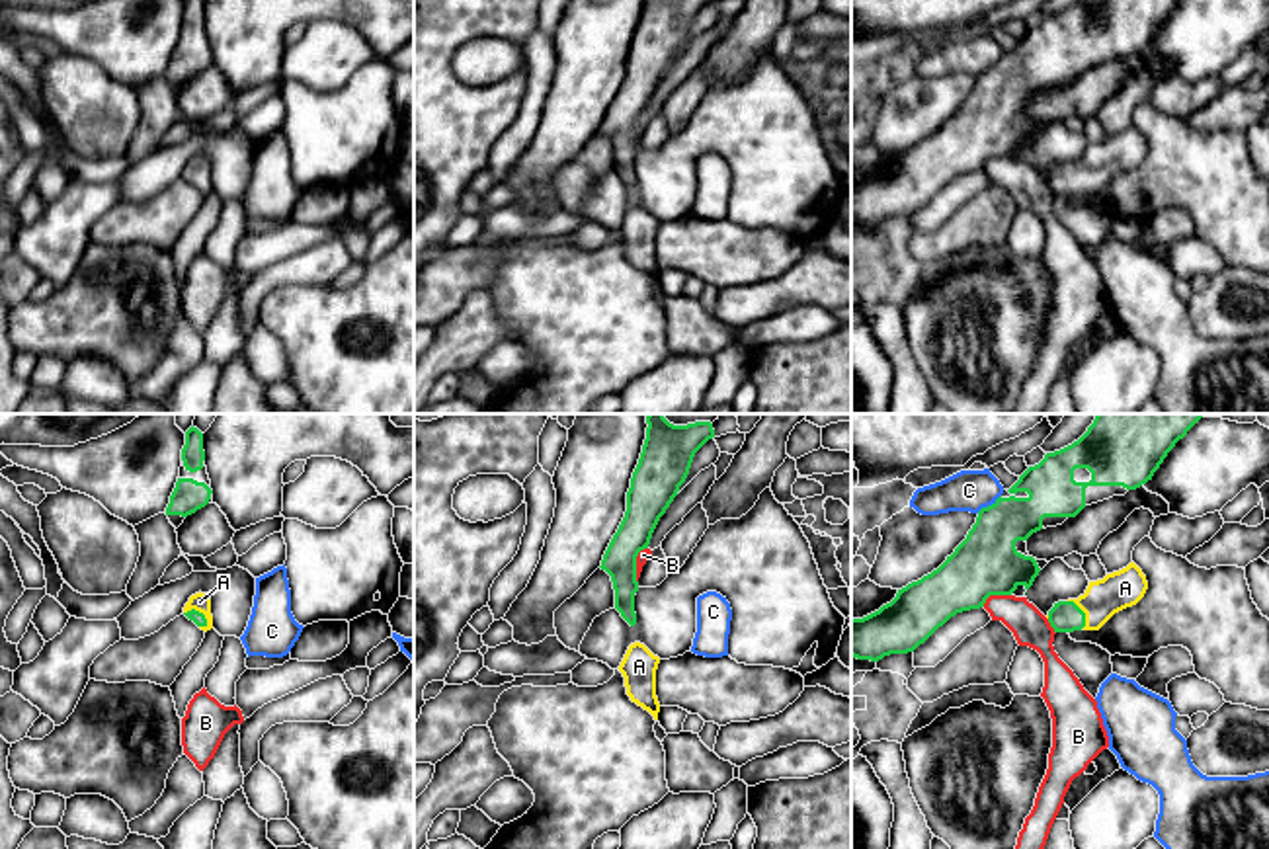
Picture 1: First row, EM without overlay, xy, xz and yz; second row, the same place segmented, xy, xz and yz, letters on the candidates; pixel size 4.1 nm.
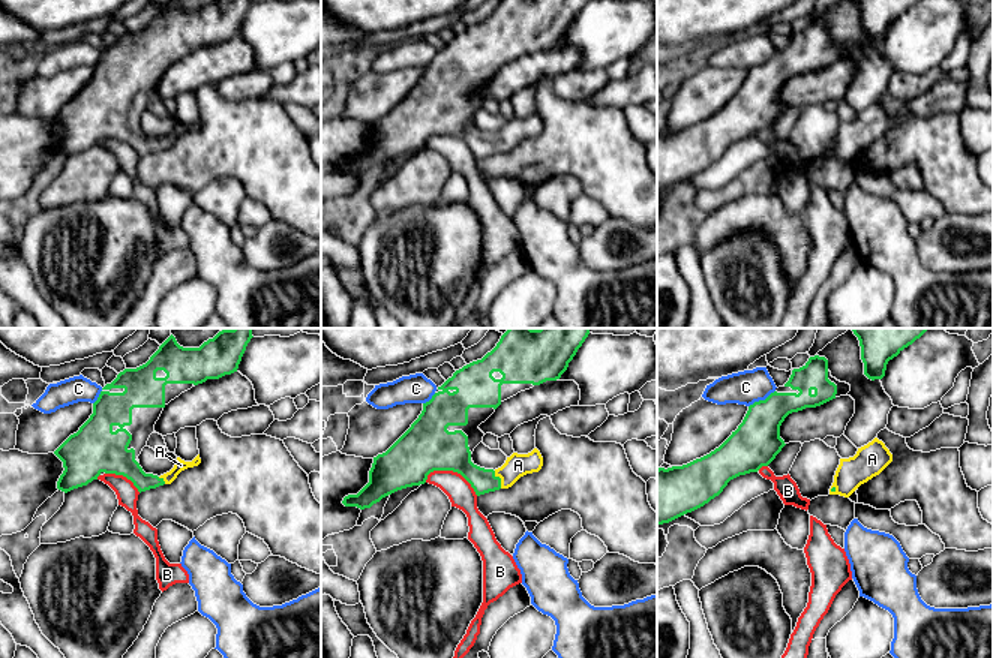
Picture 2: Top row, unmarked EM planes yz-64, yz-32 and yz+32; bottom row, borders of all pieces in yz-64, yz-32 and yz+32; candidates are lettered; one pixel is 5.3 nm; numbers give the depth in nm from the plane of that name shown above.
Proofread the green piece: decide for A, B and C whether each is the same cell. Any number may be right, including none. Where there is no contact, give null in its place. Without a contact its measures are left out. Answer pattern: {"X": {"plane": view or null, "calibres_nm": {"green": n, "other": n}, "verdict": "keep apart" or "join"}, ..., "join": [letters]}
{"A": {"plane": "xy", "calibres_nm": {"green": 50, "other": 80}, "verdict": "join"}, "B": {"plane": "xz", "calibres_nm": {"green": 160, "other": 50}, "verdict": "keep apart"}, "C": {"plane": "yz", "calibres_nm": {"green": 280, "other": 180}, "verdict": "keep apart"}, "join": ["A"]}

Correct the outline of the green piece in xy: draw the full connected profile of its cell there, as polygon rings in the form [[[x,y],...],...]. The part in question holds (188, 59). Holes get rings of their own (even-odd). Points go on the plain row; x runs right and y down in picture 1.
[[[185,0],[180,39],[170,59],[166,78],[178,92],[187,78],[195,76],[207,66],[213,66],[213,53],[205,29],[203,0]]]

